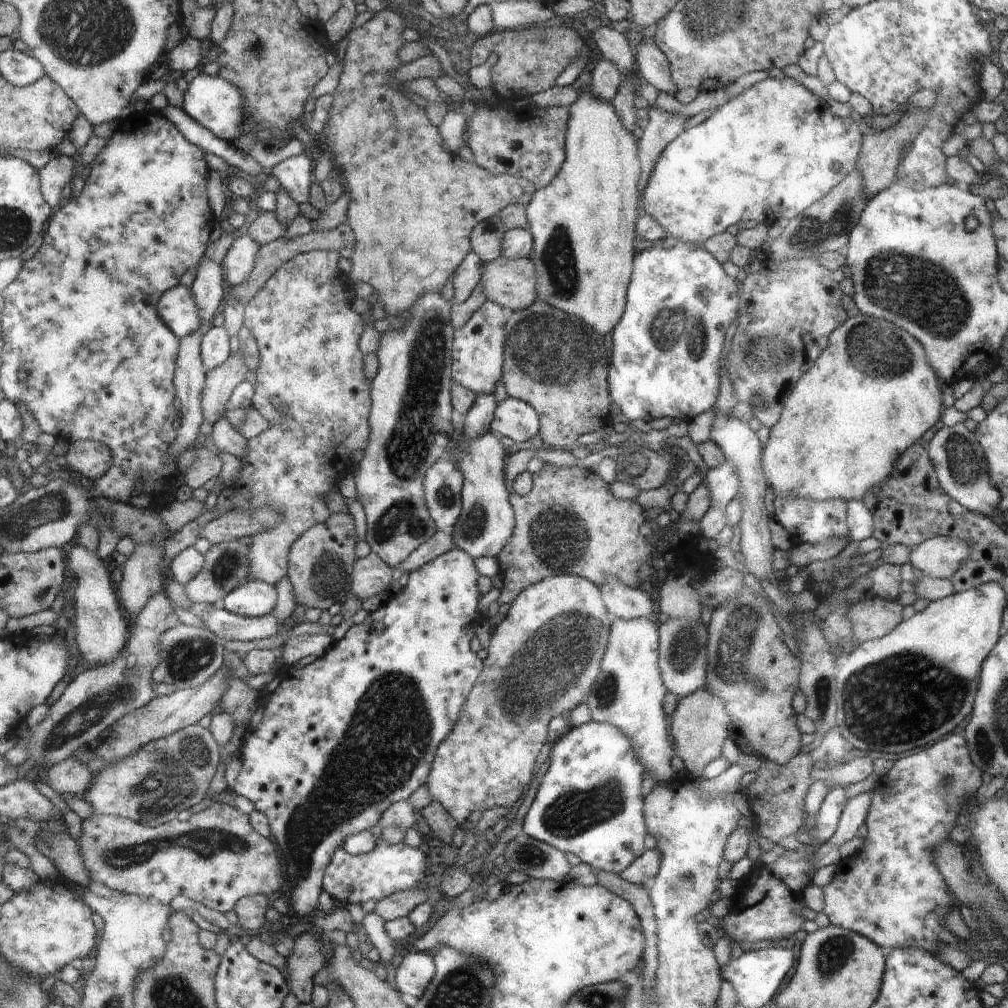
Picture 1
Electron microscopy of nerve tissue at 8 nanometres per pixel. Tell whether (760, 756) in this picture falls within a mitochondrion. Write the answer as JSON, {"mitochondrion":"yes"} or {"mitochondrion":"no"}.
{"mitochondrion":"no"}

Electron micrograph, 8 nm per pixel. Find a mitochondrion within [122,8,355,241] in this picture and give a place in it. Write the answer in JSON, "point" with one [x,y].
{"point":[256,47]}

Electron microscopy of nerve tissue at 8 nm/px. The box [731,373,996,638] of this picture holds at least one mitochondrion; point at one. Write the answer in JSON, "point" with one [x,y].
{"point":[963,458]}

